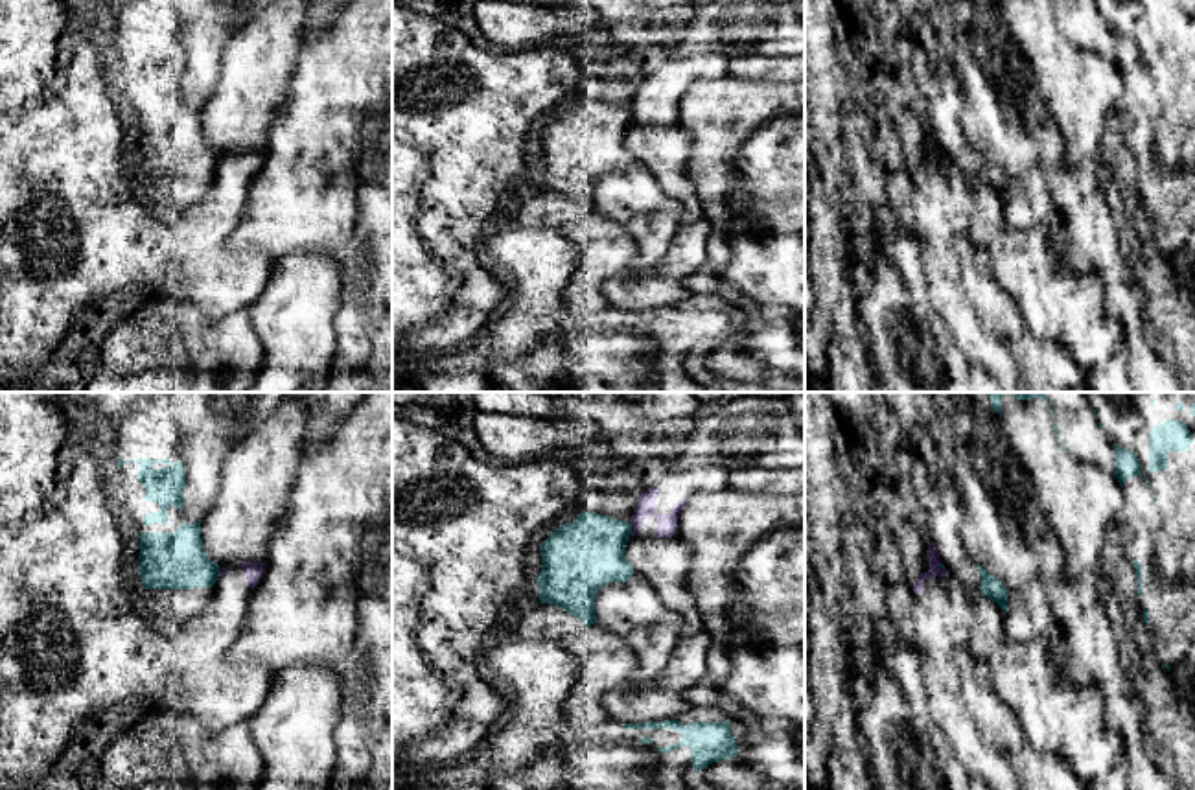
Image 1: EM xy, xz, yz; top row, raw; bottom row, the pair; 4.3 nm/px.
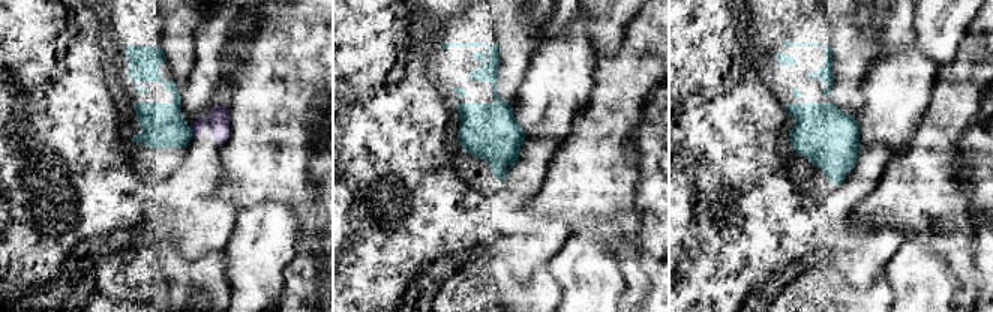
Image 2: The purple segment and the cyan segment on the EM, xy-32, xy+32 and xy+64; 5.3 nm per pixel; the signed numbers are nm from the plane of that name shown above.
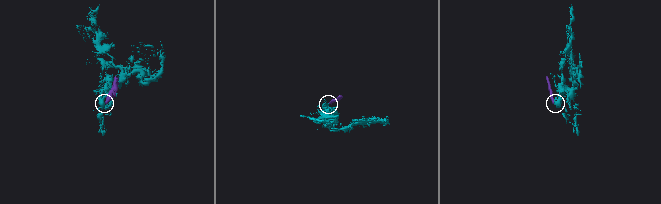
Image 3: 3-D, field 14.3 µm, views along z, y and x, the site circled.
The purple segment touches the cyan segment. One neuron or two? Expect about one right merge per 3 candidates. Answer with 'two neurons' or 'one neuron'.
two neurons

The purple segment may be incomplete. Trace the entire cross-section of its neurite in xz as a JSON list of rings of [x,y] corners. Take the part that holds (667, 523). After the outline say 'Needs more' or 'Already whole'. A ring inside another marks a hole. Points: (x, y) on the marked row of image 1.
[[[702,466],[670,470],[656,486],[643,490],[630,517],[632,536],[672,538],[678,534],[678,516],[696,492],[727,488],[729,470]]]. Needs more

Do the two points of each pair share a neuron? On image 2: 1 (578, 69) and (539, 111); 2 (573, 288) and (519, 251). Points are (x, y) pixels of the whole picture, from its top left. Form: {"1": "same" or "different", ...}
{"1": "same", "2": "different"}

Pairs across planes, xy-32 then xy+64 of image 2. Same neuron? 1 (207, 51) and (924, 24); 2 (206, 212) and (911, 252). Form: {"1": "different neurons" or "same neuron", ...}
{"1": "different neurons", "2": "different neurons"}

